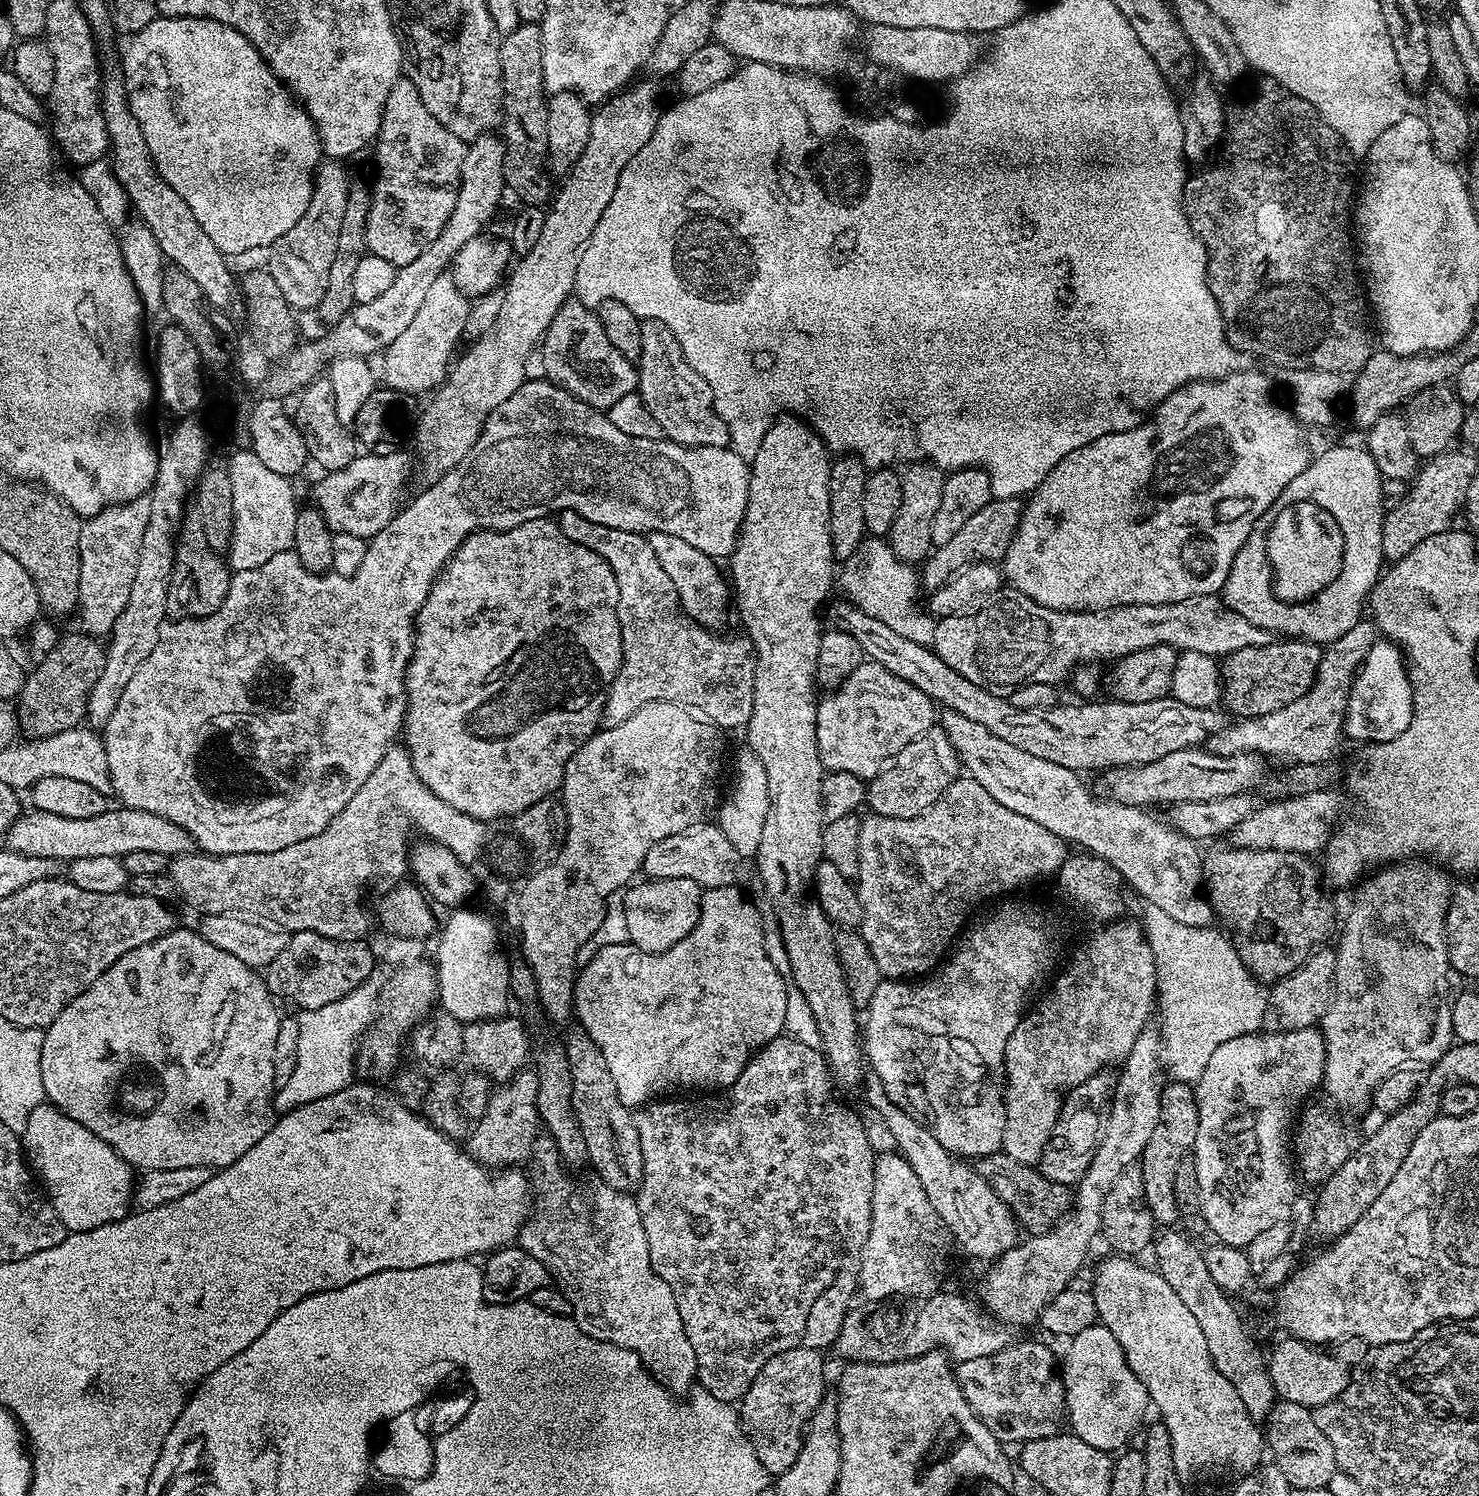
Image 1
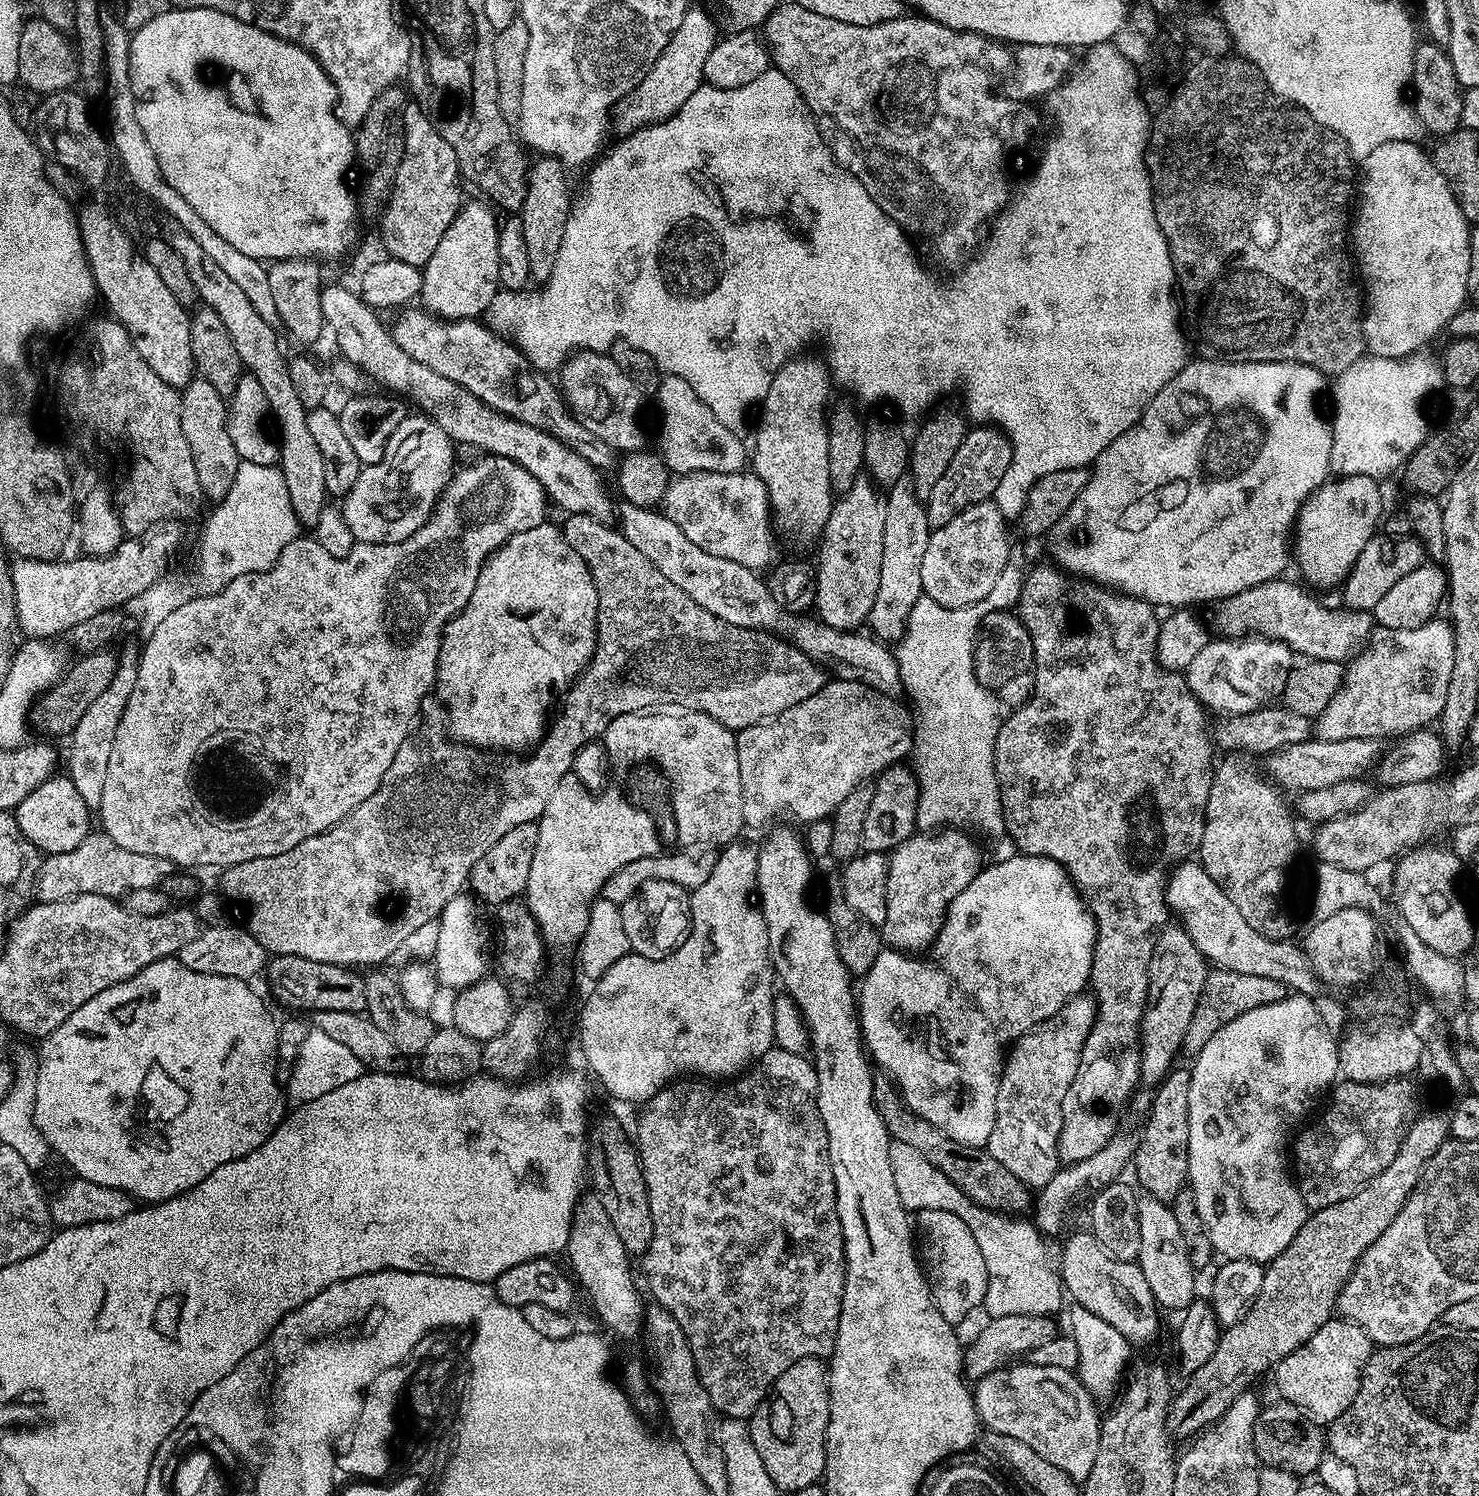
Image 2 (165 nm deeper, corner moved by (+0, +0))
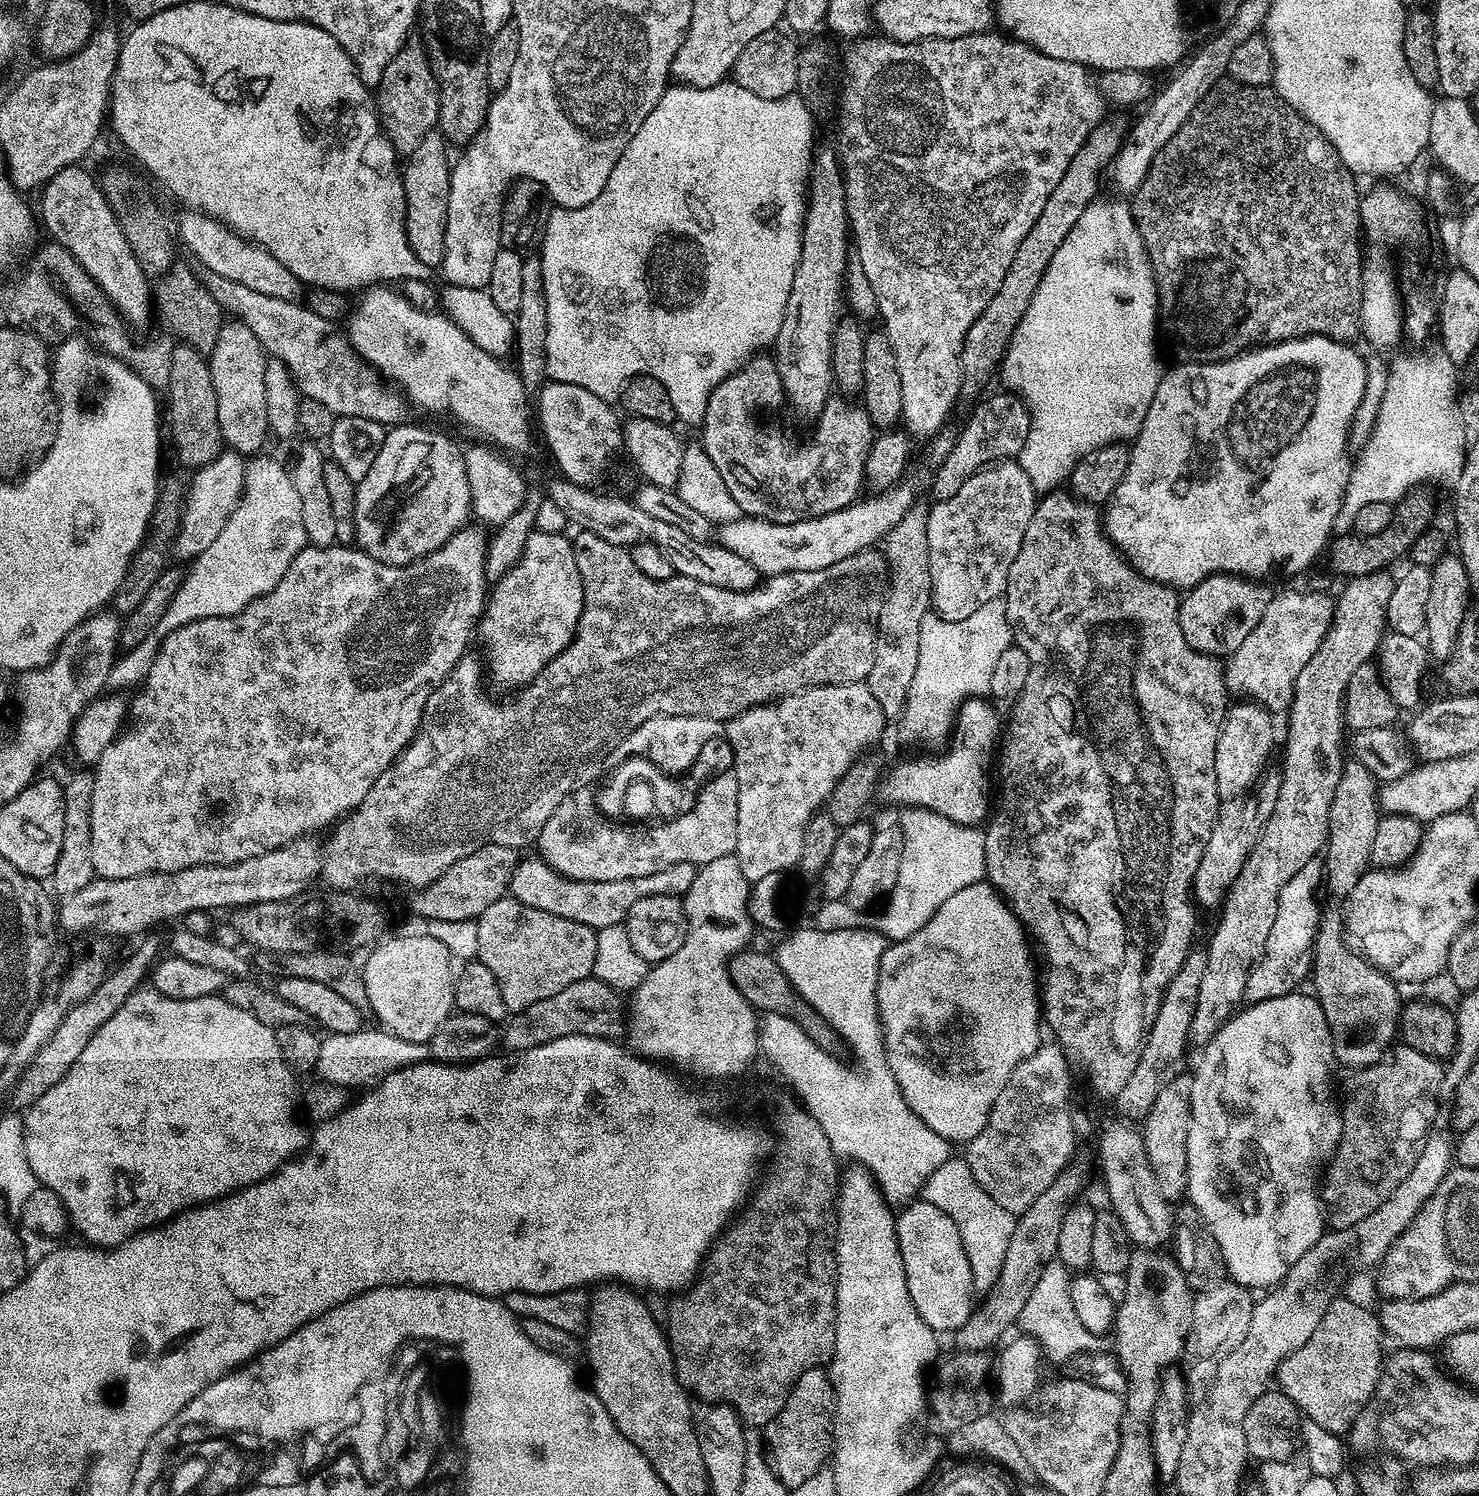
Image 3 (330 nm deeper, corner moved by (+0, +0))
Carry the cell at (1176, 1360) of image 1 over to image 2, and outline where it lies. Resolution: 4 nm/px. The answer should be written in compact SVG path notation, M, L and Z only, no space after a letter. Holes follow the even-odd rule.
M1084 1230L1084 1232L1076 1232L1074 1233L1064 1244L1062 1248L1062 1252L1060 1254L1060 1260L1058 1256L1058 1271L1061 1275L1061 1283L1067 1292L1067 1295L1072 1299L1072 1297L1076 1300L1074 1301L1079 1307L1084 1308L1086 1310L1090 1310L1092 1314L1096 1314L1098 1318L1103 1318L1114 1326L1116 1330L1123 1337L1126 1337L1129 1340L1129 1343L1136 1344L1136 1342L1146 1342L1148 1341L1158 1330L1158 1314L1160 1314L1157 1302L1153 1297L1153 1294L1150 1290L1150 1286L1148 1286L1148 1282L1146 1282L1146 1278L1140 1268L1140 1266L1135 1261L1126 1261L1126 1260L1118 1260L1109 1255L1108 1251L1102 1247L1100 1243L1097 1242L1095 1236L1092 1235L1091 1231Z

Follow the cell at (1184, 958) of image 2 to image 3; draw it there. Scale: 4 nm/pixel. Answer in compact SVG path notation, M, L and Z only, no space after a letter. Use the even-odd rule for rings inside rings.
M1268 770L1244 795L1233 796L1221 803L1220 812L1206 842L1206 850L1202 854L1202 862L1198 862L1198 870L1192 879L1192 896L1197 905L1205 904L1213 909L1223 905L1224 897L1238 878L1246 858L1262 838L1262 830L1266 822L1270 822L1270 814L1274 814L1274 802L1278 802L1279 789L1280 772Z

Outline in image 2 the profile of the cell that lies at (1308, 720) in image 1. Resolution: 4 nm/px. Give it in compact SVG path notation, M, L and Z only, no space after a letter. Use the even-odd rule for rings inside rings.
M1433 618L1425 622L1417 628L1398 628L1391 634L1384 634L1381 640L1373 639L1359 654L1347 661L1346 671L1344 674L1344 685L1338 690L1338 694L1334 694L1334 698L1330 698L1330 706L1326 706L1326 710L1322 710L1320 716L1315 717L1314 732L1321 740L1345 740L1346 738L1374 738L1383 741L1384 736L1392 736L1395 732L1399 734L1409 734L1414 731L1423 729L1431 722L1439 721L1442 714L1442 706L1446 706L1446 698L1450 694L1450 674L1454 674L1454 656L1456 654L1456 633L1453 625L1447 619Z

